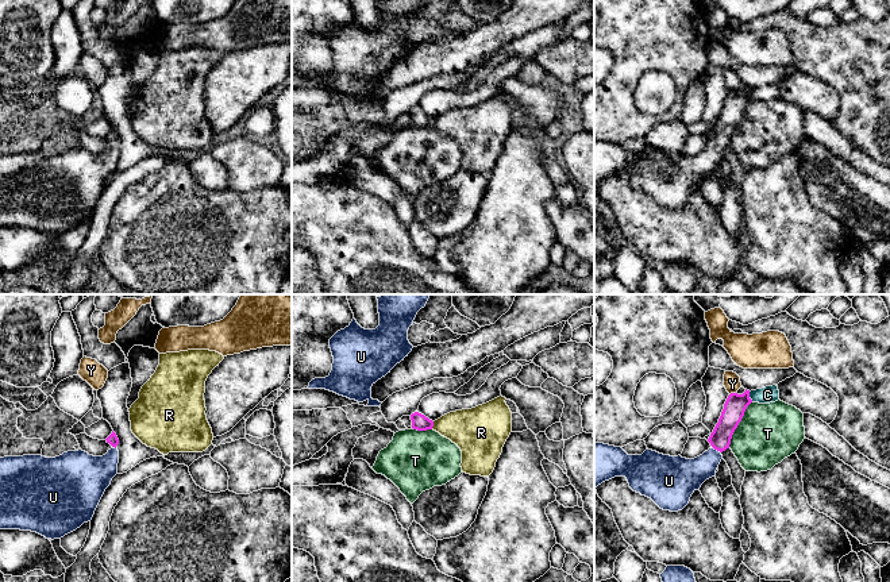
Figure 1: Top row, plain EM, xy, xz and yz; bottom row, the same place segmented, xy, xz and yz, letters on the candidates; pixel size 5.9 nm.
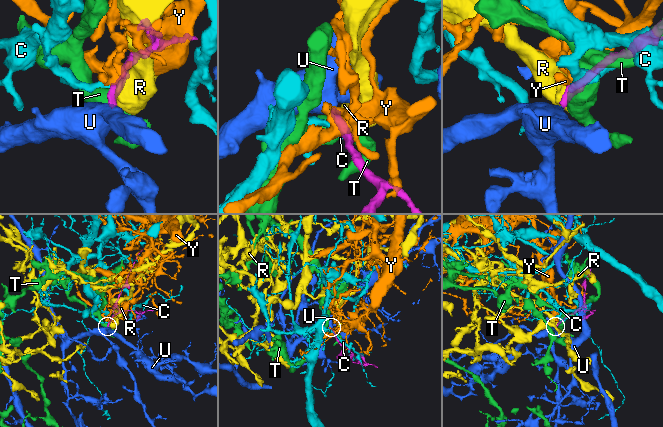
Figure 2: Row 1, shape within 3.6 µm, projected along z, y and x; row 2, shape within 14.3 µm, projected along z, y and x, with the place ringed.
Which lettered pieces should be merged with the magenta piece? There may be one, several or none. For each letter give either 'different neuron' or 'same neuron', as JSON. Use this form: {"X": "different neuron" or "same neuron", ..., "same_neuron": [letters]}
{"C": "different neuron", "R": "different neuron", "T": "different neuron", "U": "same neuron", "Y": "different neuron", "same_neuron": ["U"]}

